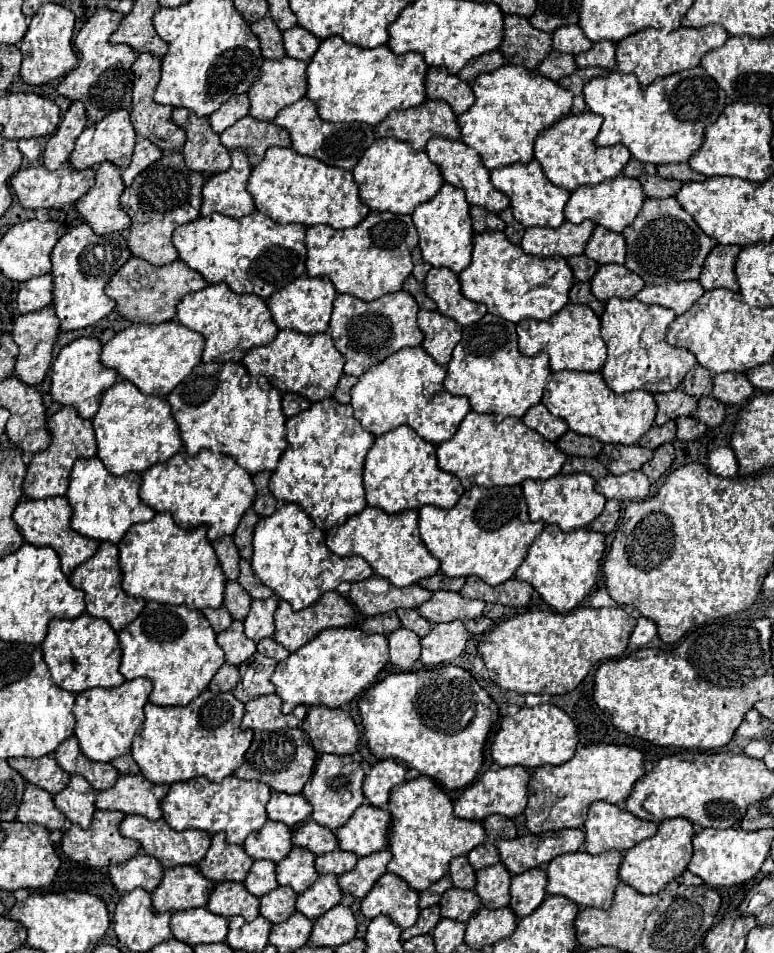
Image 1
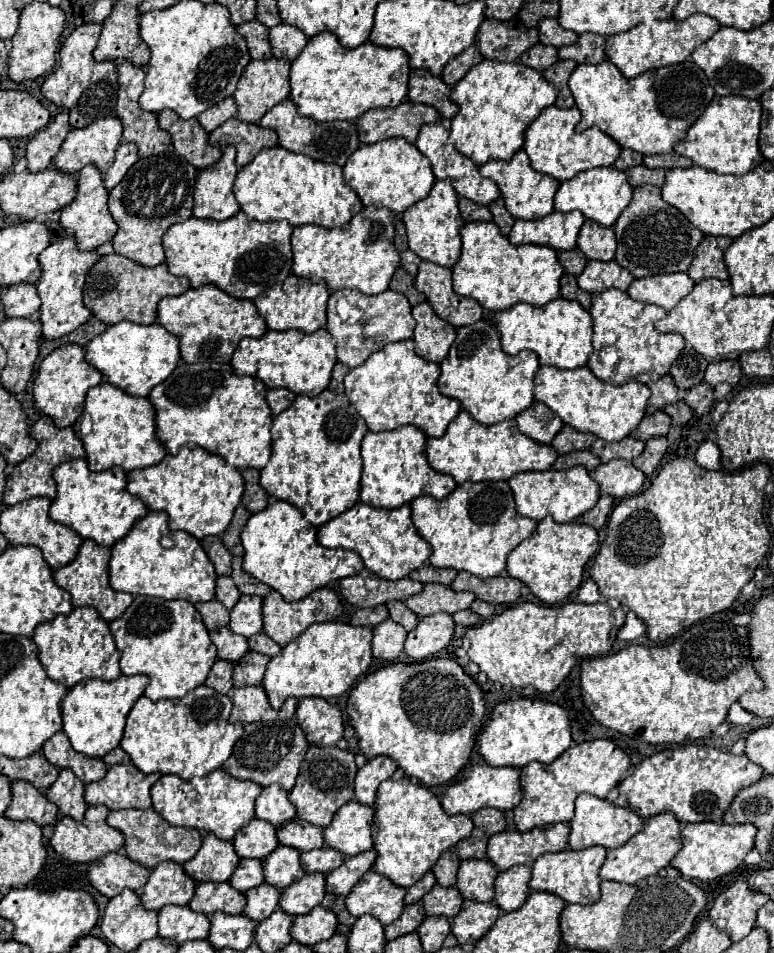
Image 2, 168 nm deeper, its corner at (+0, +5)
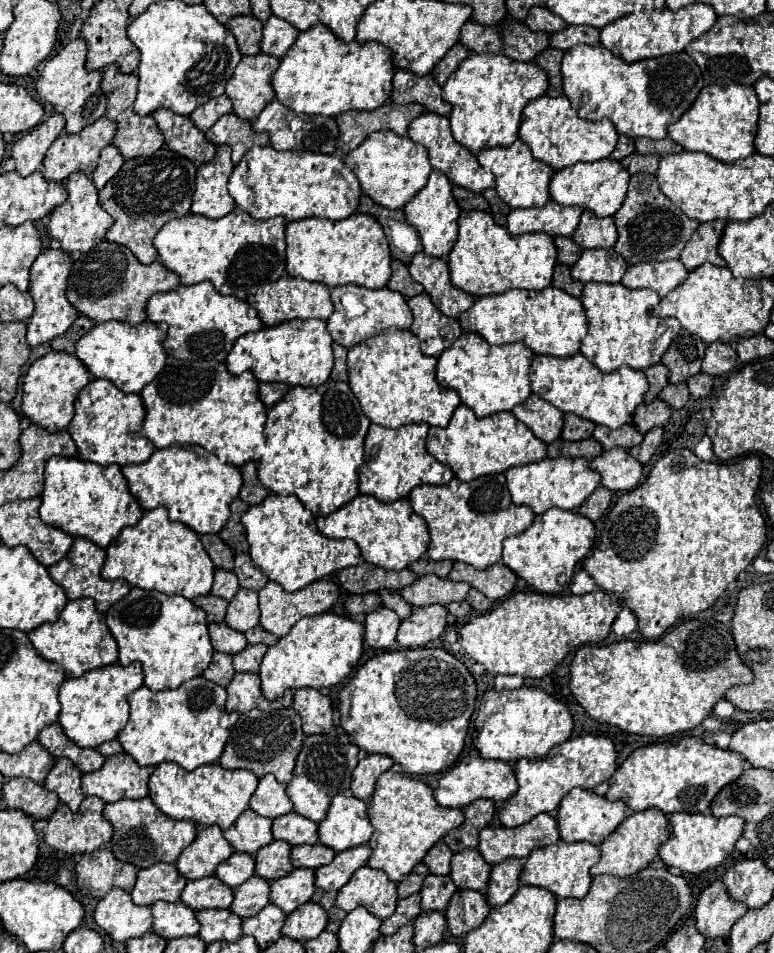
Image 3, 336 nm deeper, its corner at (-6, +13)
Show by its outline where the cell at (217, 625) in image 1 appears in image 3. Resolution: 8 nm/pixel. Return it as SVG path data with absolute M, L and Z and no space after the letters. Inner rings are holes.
M206 594L206 596L198 596L194 600L196 606L200 606L204 612L206 612L206 618L208 622L222 622L224 616L226 616L226 608L228 608L228 602L214 596L214 594Z

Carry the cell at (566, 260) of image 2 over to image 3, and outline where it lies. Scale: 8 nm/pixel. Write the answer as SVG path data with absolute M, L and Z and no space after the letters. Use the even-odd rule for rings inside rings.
M556 236L554 244L558 248L558 262L560 264L574 266L574 262L578 262L578 256L582 254L582 248L578 244L574 244L572 238L568 238L568 236Z

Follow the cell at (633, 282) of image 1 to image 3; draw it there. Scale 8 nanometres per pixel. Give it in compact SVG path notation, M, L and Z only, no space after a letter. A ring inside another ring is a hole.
M584 250L580 260L572 266L572 278L586 282L620 282L628 264L614 250Z

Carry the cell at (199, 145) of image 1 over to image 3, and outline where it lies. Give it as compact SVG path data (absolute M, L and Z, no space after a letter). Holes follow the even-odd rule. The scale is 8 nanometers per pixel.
M158 108L152 116L154 116L158 128L162 130L166 144L174 152L178 152L198 164L210 162L216 156L218 146L210 144L206 140L206 136L202 134L202 130L198 130L188 116L178 116L178 114L170 112L168 108Z

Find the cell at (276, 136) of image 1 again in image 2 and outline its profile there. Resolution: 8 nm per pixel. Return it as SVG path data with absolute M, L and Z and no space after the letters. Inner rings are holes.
M230 118L208 136L208 142L220 148L234 146L236 148L236 166L242 168L244 164L252 162L254 156L262 148L276 146L278 136L276 132L262 128L258 124L246 124L246 122L240 122L238 118Z

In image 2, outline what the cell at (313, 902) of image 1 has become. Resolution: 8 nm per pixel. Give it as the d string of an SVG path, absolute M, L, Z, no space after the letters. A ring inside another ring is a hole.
M304 874L298 882L286 886L280 894L280 910L290 916L300 916L318 906L324 898L324 874Z

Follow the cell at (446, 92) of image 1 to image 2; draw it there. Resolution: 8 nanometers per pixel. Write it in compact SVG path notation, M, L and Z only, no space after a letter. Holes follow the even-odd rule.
M412 70L408 80L408 100L434 106L440 118L452 118L456 106L448 100L450 86L446 86L438 76L432 76L428 70Z

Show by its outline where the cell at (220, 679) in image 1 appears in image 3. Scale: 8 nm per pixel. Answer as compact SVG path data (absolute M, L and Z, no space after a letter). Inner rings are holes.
M214 652L214 658L210 662L210 668L204 670L202 674L206 680L212 680L220 686L228 686L232 676L234 676L234 666L232 666L232 656L224 652Z

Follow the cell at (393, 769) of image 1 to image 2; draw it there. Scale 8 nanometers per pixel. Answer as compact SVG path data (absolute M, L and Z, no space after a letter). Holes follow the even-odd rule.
M378 756L374 760L368 760L356 774L354 780L354 796L360 804L372 806L376 800L378 786L390 778L396 772L396 762L388 756Z

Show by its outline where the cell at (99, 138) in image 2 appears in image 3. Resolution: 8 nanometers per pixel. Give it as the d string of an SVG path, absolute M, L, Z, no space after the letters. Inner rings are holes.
M102 116L94 124L86 126L78 134L66 134L66 132L60 134L54 140L54 144L50 146L50 150L46 152L46 158L42 162L42 166L44 166L44 170L42 170L44 172L44 178L46 180L54 180L54 182L62 182L64 178L68 178L76 170L82 170L82 172L86 172L90 176L94 172L94 164L98 164L98 156L100 156L102 148L108 146L108 144L112 144L114 132L116 132L114 120L106 120Z

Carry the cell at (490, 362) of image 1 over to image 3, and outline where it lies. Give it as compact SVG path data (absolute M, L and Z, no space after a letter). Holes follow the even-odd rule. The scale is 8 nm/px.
M464 332L442 356L438 358L436 378L442 386L450 386L458 392L462 402L470 406L478 418L486 418L496 412L512 410L526 402L532 394L530 388L530 364L534 352L526 344L492 346L476 332Z

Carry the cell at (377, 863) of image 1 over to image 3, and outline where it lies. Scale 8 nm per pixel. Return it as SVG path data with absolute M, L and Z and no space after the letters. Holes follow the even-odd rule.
M368 844L338 852L330 864L316 868L316 886L322 890L340 890L350 876L368 862L370 852L372 848Z

